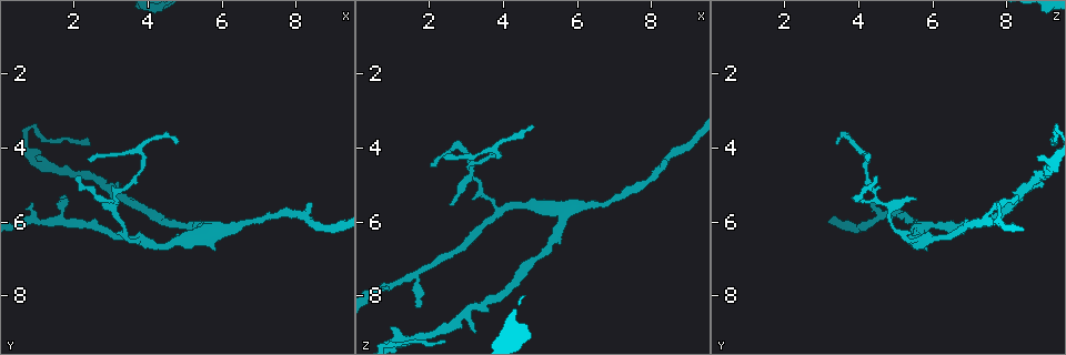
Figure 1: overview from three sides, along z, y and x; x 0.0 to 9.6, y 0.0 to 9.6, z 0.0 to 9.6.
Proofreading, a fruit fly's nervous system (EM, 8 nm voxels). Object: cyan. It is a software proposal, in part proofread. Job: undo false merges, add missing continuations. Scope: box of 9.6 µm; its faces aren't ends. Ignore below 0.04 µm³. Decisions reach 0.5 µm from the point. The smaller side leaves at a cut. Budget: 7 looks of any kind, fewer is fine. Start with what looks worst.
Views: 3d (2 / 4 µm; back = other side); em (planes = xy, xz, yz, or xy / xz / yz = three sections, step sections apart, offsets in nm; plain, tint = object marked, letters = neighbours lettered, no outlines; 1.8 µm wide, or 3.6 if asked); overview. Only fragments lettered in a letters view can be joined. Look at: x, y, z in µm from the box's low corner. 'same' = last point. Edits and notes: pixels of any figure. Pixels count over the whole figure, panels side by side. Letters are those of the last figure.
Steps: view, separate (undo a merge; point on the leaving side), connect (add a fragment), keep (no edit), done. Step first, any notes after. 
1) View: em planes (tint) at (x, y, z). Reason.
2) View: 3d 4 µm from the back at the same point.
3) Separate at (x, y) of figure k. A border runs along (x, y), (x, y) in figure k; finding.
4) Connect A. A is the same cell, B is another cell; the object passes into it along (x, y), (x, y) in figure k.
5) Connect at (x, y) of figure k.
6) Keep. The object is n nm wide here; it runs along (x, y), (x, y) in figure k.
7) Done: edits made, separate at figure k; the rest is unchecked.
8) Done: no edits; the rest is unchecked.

View: 3d 4 µm at (8.40, 5.45, 4.40). Branch stops here.

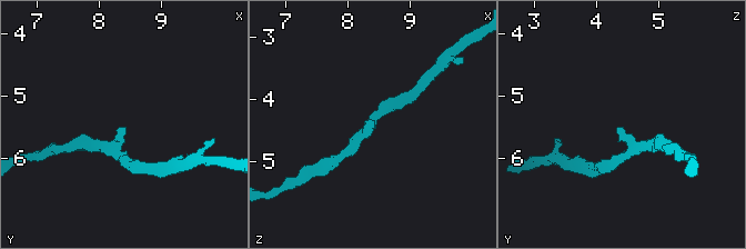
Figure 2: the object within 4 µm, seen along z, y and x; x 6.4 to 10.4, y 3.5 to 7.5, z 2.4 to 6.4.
View: em planes (letters) at (8.40, 5.50, 4.35). Shape alone is not enough.

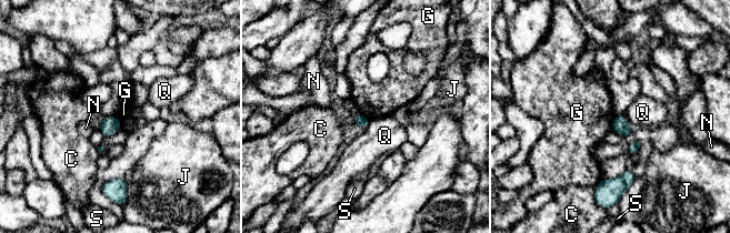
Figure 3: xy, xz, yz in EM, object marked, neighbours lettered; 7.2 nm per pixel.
Keep. C, G, J, N, Q and S are other cells; a border runs along (616, 115), (611, 129) in figure 3; none of them fits.

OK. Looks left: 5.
View: 3d 2 µm at (0.80, 5.55, 7.75). An open end.

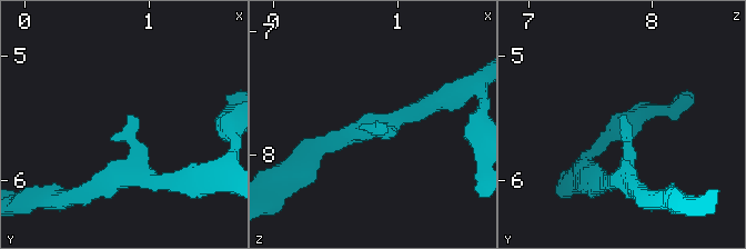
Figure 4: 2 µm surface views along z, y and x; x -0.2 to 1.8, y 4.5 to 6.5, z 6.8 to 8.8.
View: em planes (tint) at (0.84, 5.50, 7.74). The arms are 180, 180 nm wide.

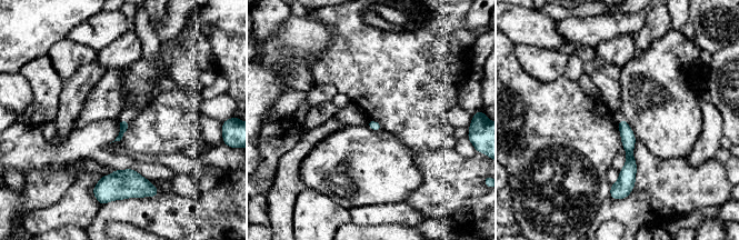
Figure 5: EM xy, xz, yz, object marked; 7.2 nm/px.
View: em planes (letters) at the same point.

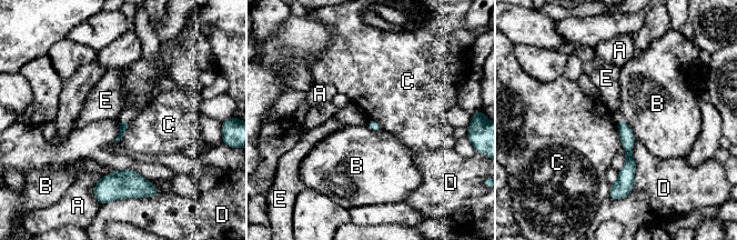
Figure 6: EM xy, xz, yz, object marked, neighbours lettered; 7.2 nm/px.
Keep. A, B, C, D and E are other cells; it runs along (622, 122), (628, 171), (614, 189) in figure 6; no lettered fragment goes on from it.

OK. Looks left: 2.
View: em xy step 8 (letters) at (3.25, 5.00, 9.00).

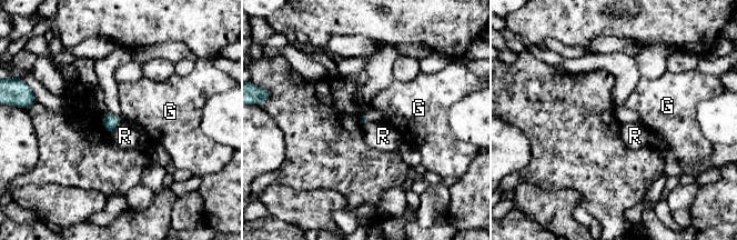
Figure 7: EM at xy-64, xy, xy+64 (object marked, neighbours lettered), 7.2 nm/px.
Keep. G and R are other cells; a border runs along (119, 123), (111, 133) in figure 7; no lettered fragment goes on from it.

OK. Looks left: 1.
Done: no edits; the rest is unchecked.

